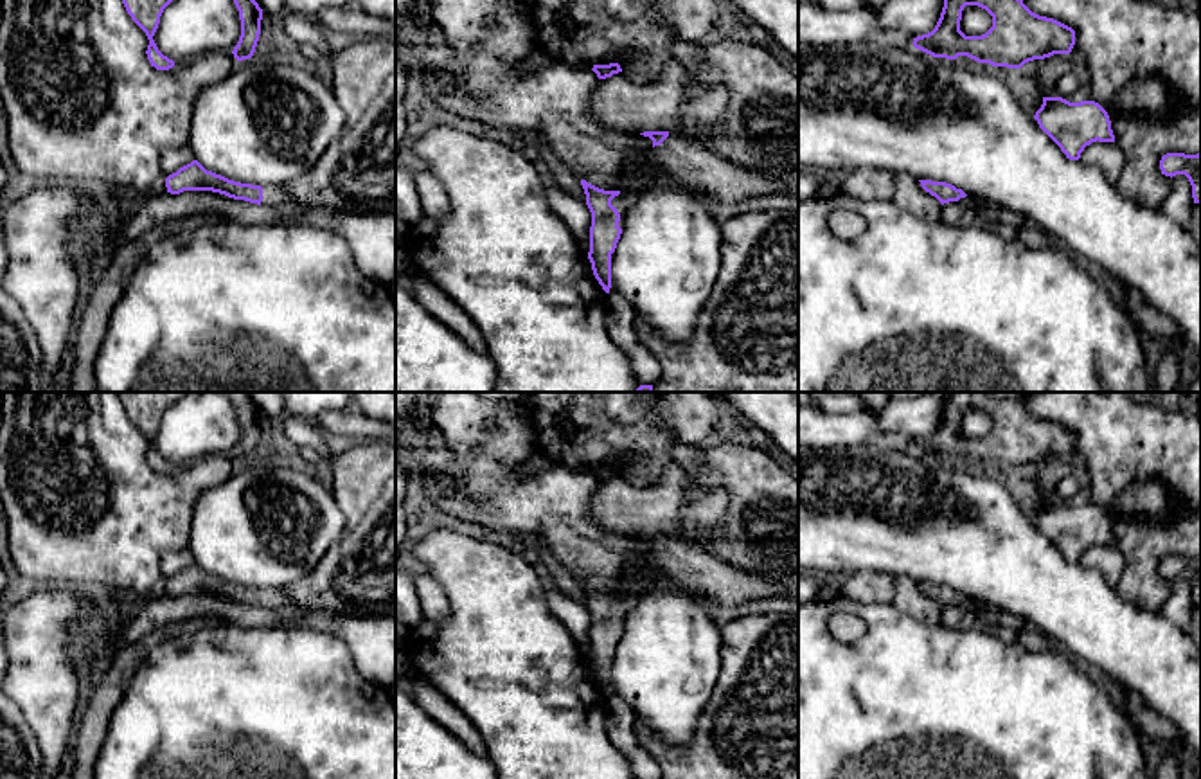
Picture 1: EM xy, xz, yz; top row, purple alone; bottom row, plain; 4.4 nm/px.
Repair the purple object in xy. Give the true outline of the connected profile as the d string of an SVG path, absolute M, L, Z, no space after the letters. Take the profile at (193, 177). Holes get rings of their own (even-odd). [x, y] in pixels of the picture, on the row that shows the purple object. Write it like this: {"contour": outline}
{"contour": "M198 160L180 167L165 178L167 193L180 194L183 191L212 191L234 200L245 200L257 205L286 205L293 200L279 185L252 185L228 180L221 175L207 171Z"}

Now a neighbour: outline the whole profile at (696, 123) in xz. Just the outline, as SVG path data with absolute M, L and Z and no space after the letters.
M716 88L708 92L698 92L685 110L687 117L687 139L696 142L696 137L710 131L716 126L716 112L728 103L728 92Z

